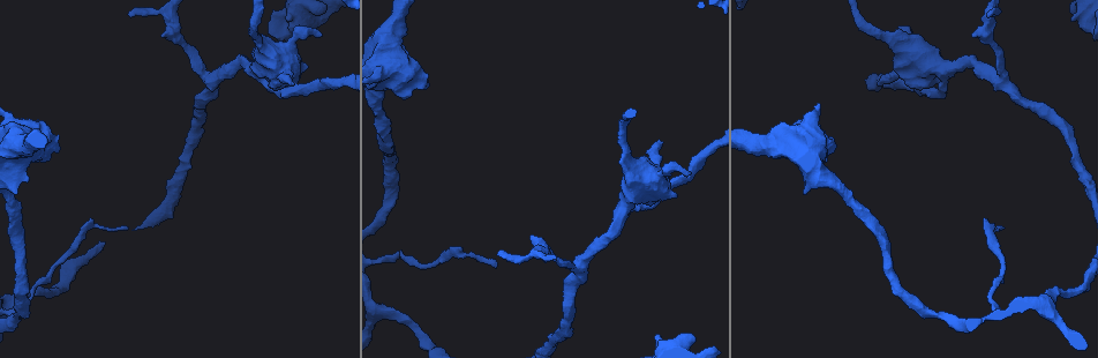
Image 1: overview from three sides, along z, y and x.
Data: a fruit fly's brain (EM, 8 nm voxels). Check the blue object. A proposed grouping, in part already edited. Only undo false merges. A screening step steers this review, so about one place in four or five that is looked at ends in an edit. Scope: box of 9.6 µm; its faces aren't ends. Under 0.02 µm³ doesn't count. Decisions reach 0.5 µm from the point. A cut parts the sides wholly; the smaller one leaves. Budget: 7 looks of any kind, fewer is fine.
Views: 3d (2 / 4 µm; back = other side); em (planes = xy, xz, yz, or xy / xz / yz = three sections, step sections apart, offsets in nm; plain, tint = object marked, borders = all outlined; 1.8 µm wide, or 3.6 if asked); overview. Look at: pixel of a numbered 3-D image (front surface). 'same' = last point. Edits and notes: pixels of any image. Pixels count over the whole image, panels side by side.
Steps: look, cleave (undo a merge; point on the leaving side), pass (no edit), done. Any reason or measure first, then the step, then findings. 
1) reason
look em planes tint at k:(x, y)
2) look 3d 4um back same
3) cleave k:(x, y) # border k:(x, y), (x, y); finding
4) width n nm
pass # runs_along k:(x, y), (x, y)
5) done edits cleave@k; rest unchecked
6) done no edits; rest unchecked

a narrow waist
look 3d 4um back at 1:(989, 293)

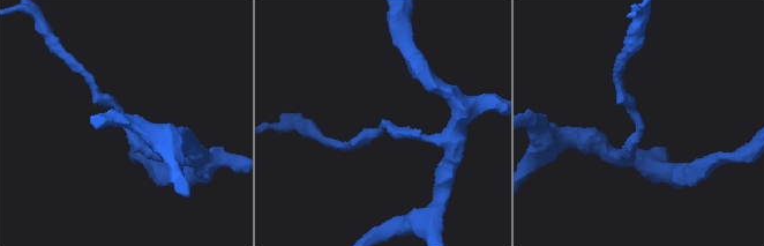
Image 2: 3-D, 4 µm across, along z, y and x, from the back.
look em xy step 4 tint at 2:(385, 123)

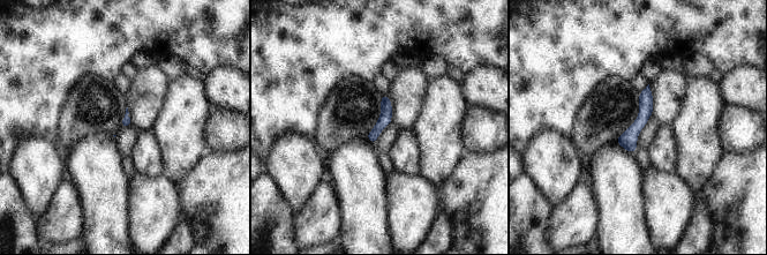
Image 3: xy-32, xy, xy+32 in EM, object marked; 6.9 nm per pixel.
another direction
look em yz step 8 tint same

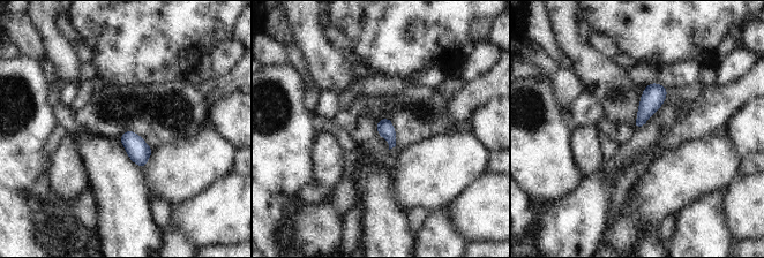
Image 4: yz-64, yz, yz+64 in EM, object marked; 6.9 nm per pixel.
pass # all the same cell

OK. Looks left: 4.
sharp bend
look 3d 4um at 1:(927, 75)

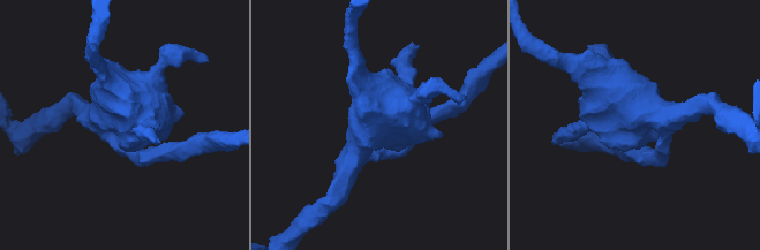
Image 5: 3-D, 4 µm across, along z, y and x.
need the tissue
look em yz step 16 tint at 5:(636, 129)

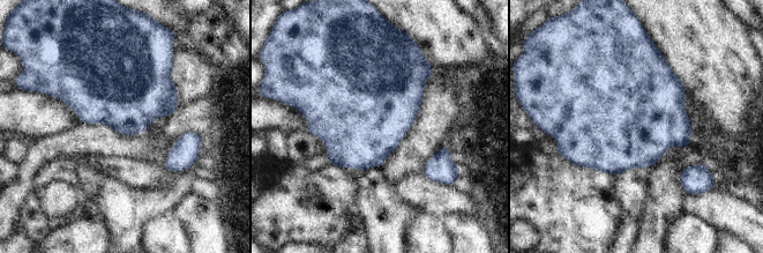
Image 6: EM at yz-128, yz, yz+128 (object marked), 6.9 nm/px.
pass # one cell here

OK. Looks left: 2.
thick turns thin
look em 3.6um planes tint at 1:(767, 145)

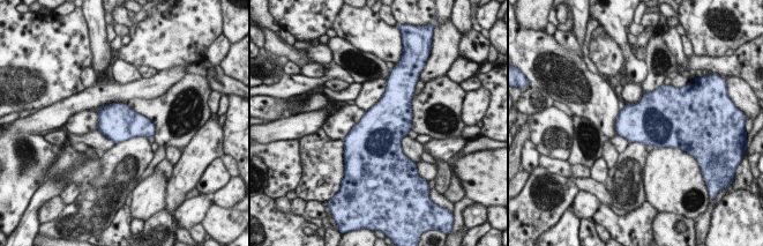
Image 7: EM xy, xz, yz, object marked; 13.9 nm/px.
width 500 nm
pass # all the same cell

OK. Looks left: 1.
done no edits; rest unchecked

